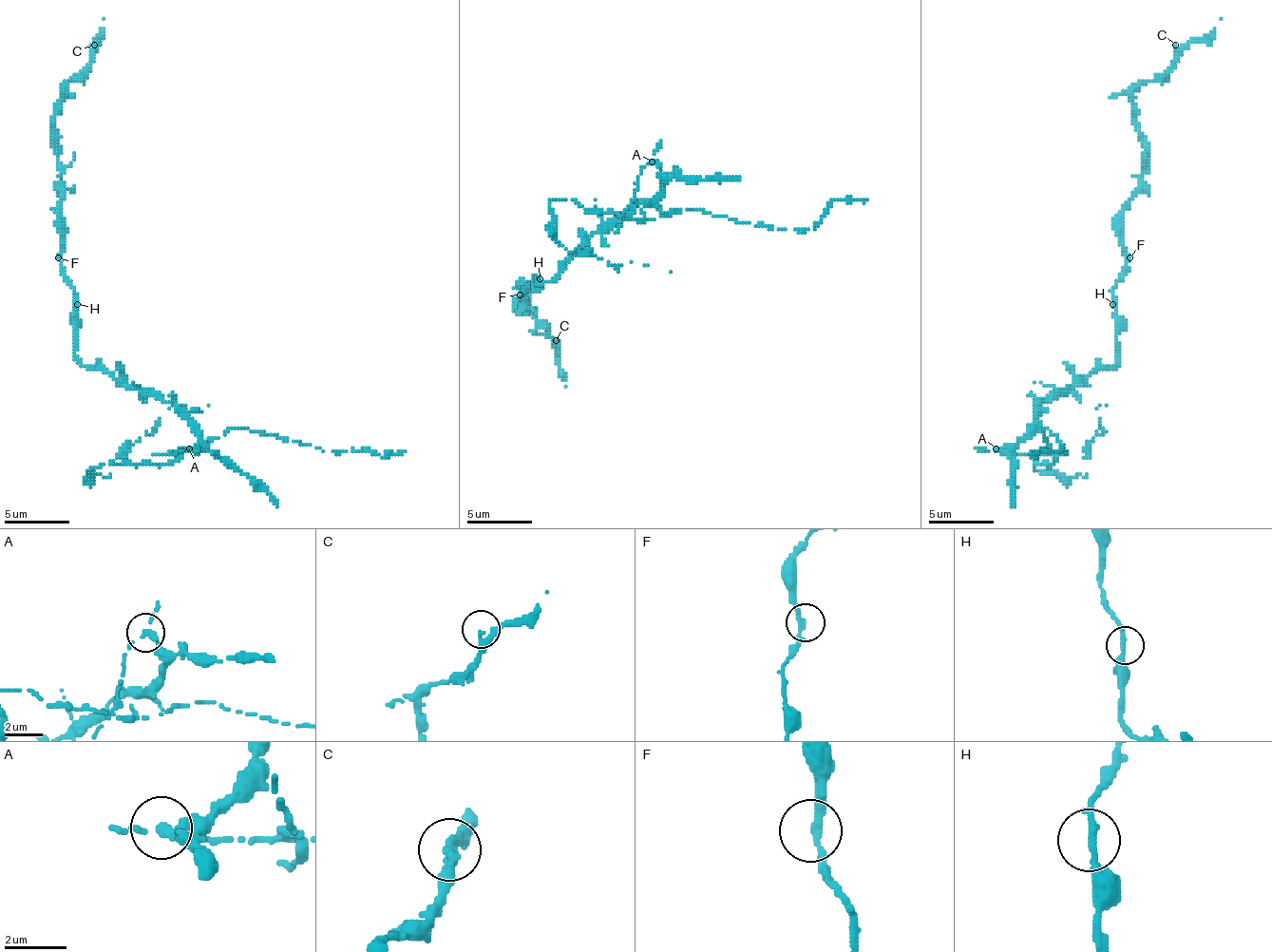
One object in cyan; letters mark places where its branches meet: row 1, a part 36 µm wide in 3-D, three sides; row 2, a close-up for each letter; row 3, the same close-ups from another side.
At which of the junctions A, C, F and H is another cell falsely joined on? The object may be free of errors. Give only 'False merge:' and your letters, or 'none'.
False merge: A

